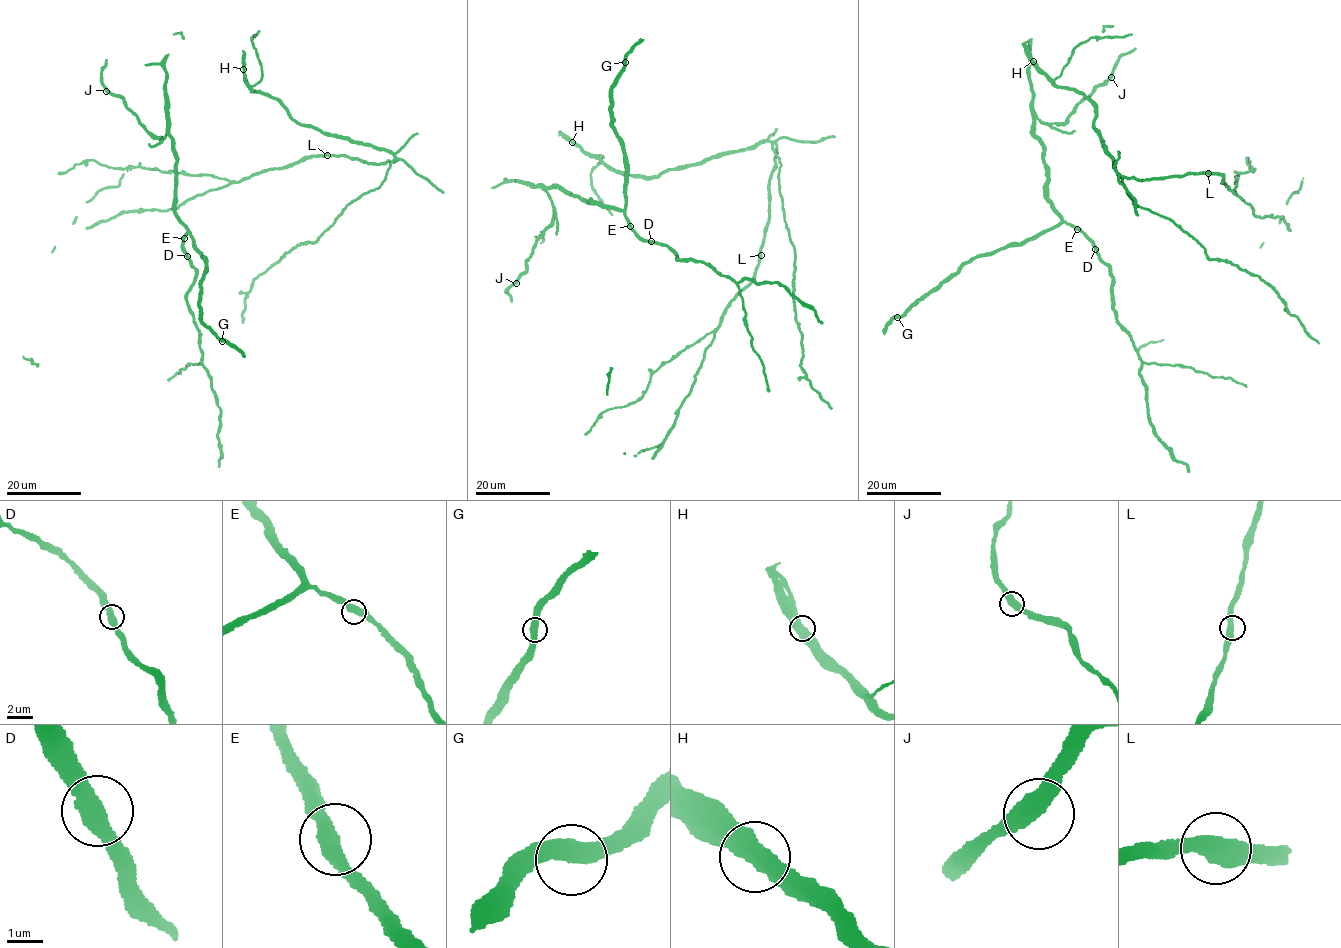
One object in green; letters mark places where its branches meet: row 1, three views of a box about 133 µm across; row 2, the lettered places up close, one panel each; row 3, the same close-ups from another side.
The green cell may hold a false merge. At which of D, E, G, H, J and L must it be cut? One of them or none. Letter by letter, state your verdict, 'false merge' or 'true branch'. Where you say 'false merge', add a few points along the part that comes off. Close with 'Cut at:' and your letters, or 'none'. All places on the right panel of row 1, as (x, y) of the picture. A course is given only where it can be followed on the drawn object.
D: true branch
E: true branch
G: true branch
H: true branch
J: true branch
L: true branch
Cut at: none

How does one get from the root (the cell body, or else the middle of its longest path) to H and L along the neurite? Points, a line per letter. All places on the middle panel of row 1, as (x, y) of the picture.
H: (679, 168), (668, 168), (655, 176), (636, 177), (610, 169), (572, 142)
L: (679, 168), (767, 141), (776, 145), (774, 169), (768, 187), (768, 224), (761, 255)

